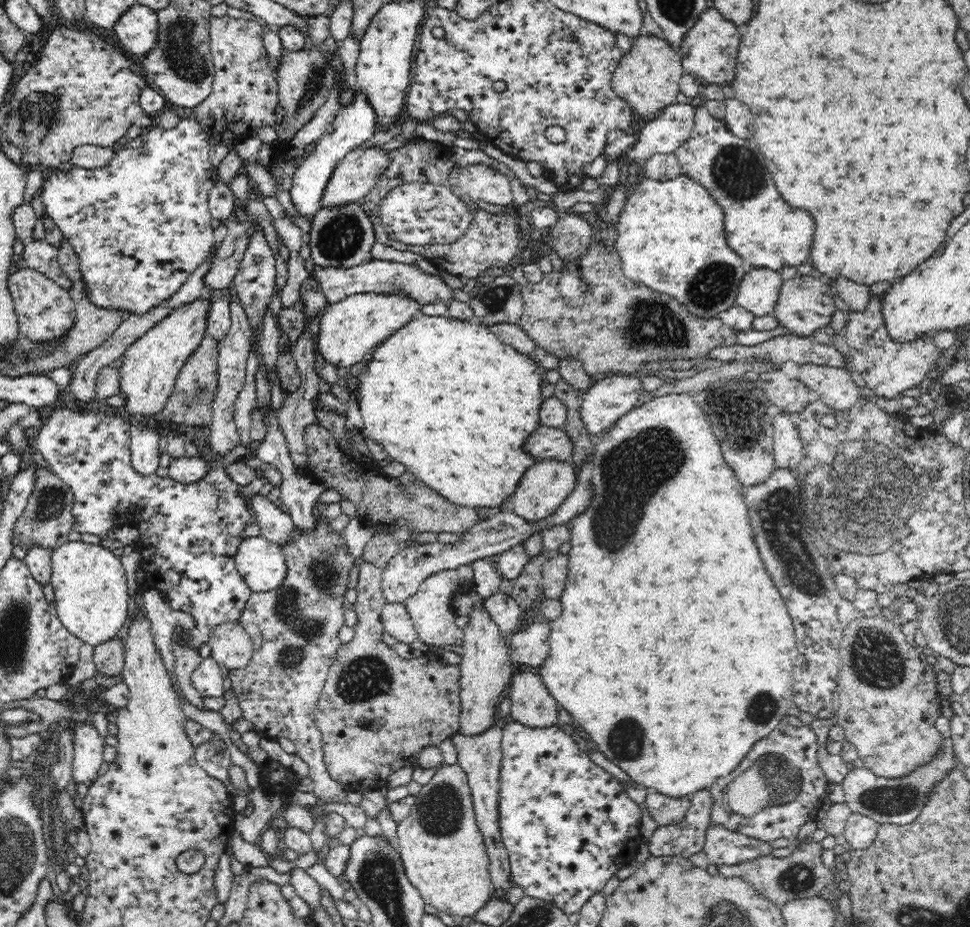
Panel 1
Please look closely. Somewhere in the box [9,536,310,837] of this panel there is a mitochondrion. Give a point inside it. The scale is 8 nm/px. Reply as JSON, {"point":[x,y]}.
{"point":[291,656]}

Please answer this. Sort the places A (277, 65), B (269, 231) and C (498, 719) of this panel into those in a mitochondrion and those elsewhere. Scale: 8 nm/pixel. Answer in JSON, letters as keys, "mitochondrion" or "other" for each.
{"A":"other","B":"other","C":"other"}

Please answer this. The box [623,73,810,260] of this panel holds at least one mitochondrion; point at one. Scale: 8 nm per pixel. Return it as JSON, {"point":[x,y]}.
{"point":[735,172]}

